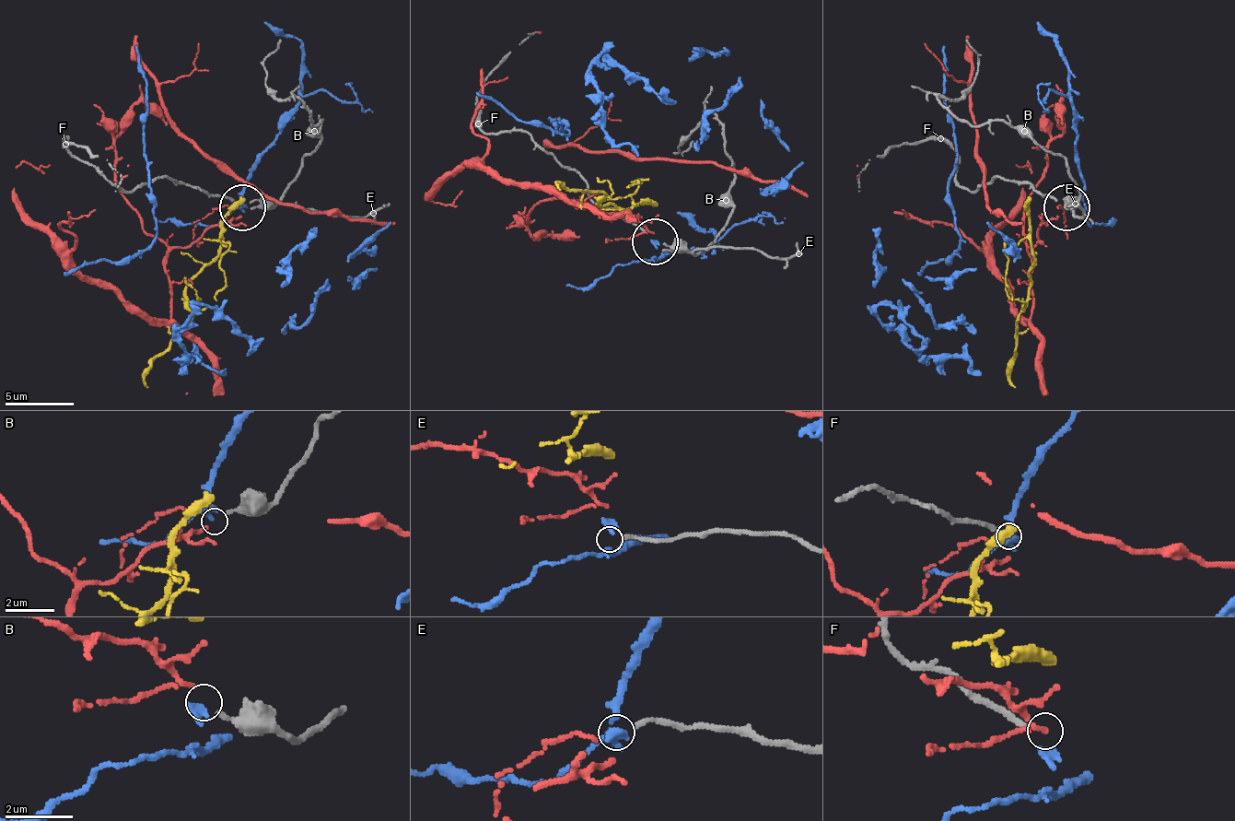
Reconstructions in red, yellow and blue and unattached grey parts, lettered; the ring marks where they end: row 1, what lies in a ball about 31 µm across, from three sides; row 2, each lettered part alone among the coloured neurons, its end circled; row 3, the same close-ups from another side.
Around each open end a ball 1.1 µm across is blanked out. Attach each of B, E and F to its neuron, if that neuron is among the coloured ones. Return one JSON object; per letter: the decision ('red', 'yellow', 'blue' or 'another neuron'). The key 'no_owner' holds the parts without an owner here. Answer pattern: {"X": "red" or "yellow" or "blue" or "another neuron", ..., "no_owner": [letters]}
{"B": "red", "E": "another neuron", "F": "blue", "no_owner": ["E"]}

